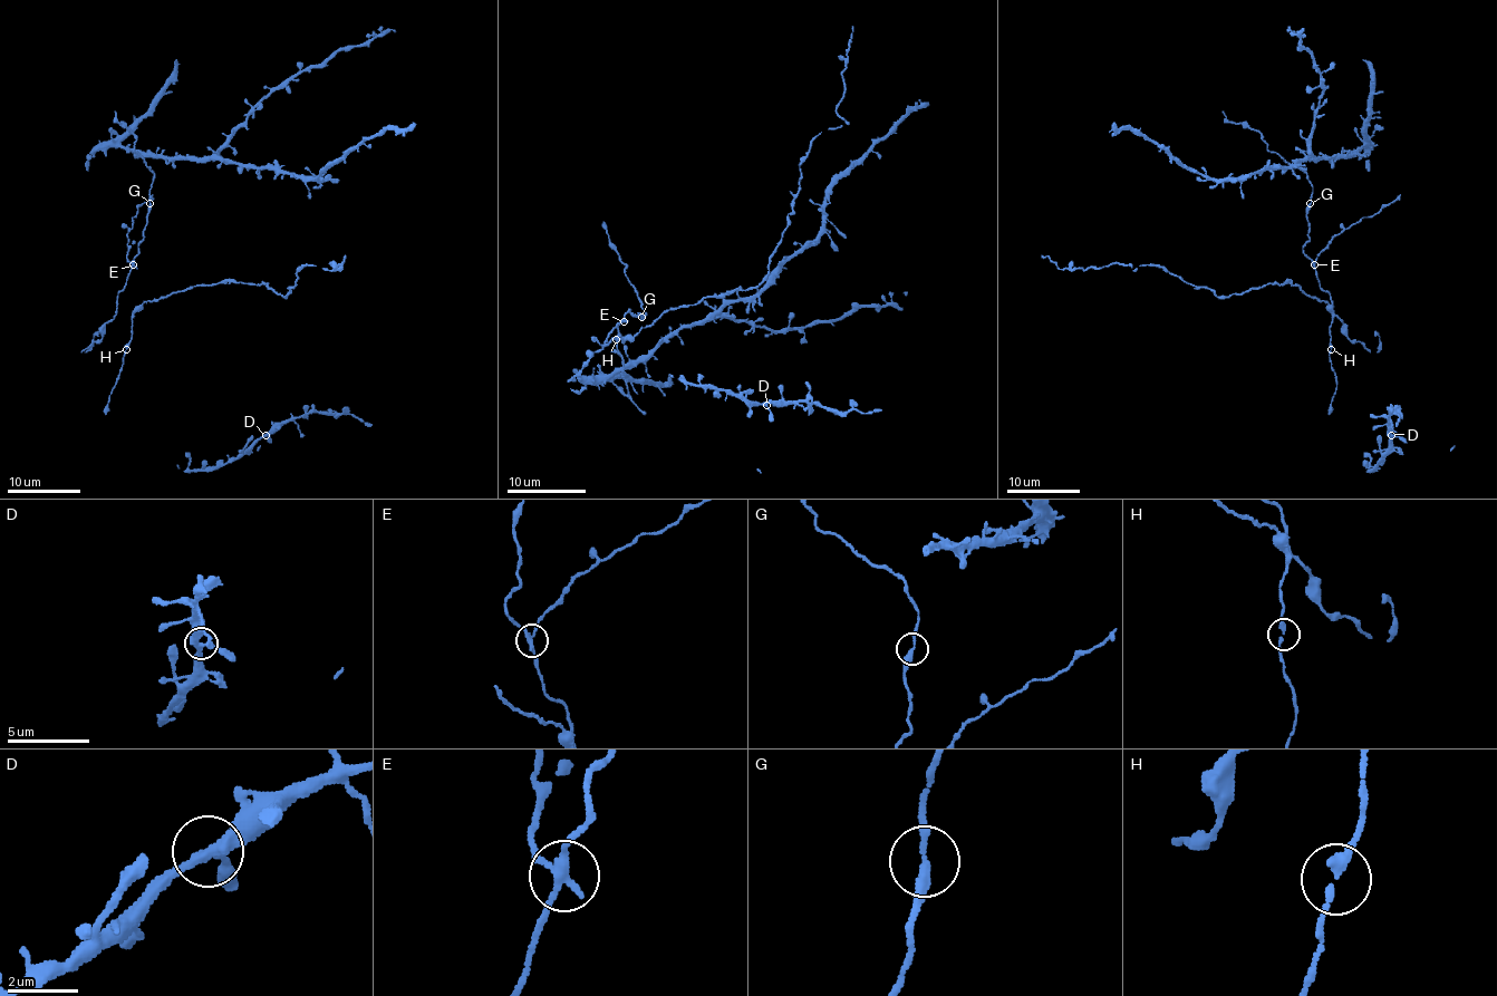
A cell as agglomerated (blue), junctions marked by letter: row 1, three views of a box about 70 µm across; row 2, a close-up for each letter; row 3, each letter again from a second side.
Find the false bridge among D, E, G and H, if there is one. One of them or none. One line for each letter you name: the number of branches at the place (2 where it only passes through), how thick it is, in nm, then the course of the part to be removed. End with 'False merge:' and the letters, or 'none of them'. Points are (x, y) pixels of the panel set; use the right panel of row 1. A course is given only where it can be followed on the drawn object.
E: 3 | 220 nm | (1315, 264), (1316, 255), (1335, 235), (1362, 218), (1377, 214), (1401, 194)
False merge: E

